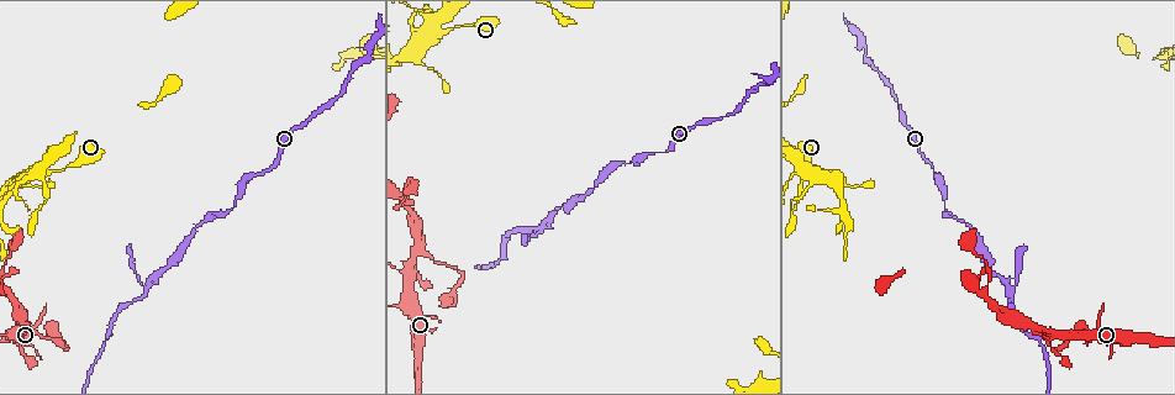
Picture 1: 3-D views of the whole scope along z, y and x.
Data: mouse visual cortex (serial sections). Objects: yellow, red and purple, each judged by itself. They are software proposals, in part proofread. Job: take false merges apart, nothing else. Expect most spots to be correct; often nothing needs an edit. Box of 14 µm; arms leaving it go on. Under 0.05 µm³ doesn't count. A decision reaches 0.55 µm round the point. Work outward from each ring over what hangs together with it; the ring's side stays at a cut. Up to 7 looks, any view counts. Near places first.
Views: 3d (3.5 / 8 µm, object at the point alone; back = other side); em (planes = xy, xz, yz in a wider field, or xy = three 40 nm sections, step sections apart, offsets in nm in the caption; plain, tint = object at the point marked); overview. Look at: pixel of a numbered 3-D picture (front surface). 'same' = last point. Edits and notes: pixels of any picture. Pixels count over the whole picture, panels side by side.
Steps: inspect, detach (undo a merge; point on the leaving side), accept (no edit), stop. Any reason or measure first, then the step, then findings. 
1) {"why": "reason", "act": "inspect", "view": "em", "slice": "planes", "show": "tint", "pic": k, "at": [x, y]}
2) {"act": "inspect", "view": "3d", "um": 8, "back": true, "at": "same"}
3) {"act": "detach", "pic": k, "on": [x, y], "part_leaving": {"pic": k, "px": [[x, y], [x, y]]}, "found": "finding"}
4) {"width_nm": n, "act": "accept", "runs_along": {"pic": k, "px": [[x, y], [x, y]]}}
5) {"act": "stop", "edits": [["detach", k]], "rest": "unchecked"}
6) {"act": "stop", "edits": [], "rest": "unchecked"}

{"why": "thin arm on a thick one", "act": "inspect", "view": "3d", "um": 8, "pic": 1, "at": [807, 171]}

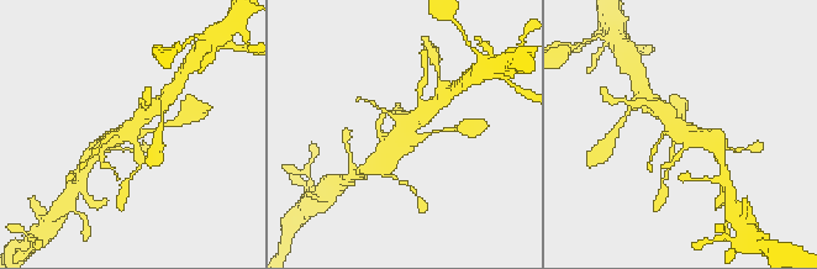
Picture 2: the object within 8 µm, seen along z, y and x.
{"act": "inspect", "view": "em", "slice": "xy", "step": 1, "show": "tint", "pic": 2, "at": [129, 133]}

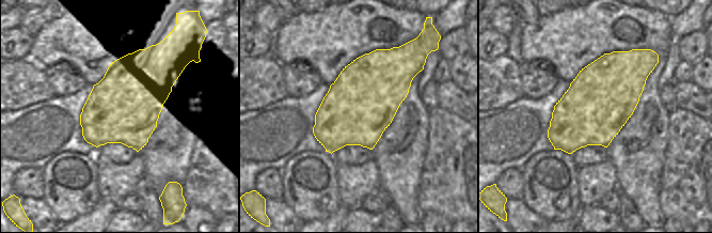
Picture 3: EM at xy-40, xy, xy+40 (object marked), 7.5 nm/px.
{"width_nm": 550, "act": "accept", "runs_along": {"pic": 2, "px": [[438, 130], [400, 141], [380, 162]]}, "found": "continuous, no second cell"}

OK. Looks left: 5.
{"why": "calibre changes", "act": "inspect", "view": "3d", "um": 8, "back": true, "pic": 1, "at": [27, 323]}

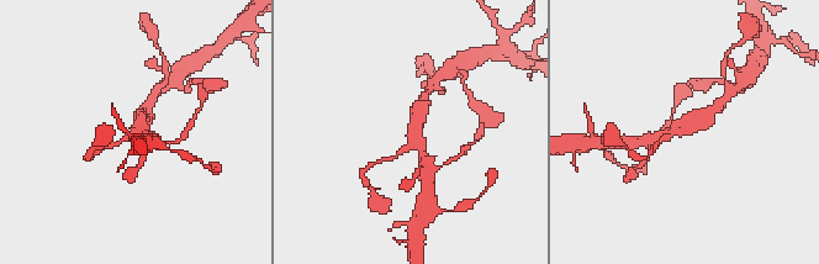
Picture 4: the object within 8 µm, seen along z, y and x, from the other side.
{"arms": 3, "arm_widths_nm": [200, 300, 500], "act": "inspect", "view": "em", "slice": "xy", "step": 1, "show": "tint", "pic": 4, "at": [684, 129]}

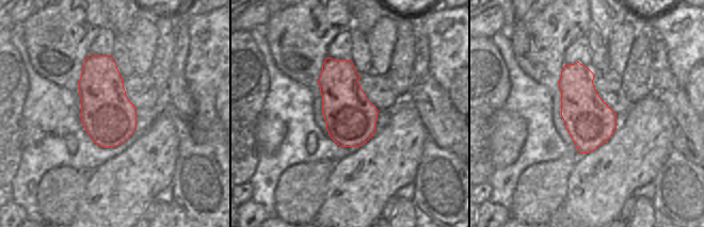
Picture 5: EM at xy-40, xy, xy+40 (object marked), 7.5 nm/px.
{"act": "accept", "runs_along": {"pic": 4, "px": [[653, 138], [706, 120], [712, 111]]}, "found": "one cell here"}

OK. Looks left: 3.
{"why": "abrupt turn", "act": "inspect", "view": "3d", "um": 3.5, "pic": 1, "at": [63, 347]}

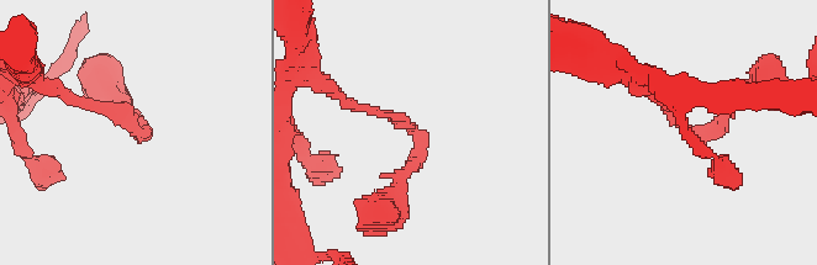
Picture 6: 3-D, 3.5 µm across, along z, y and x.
{"arm_widths_nm": [150, 150], "act": "inspect", "view": "em", "slice": "xy", "step": 5, "show": "tint", "pic": 6, "at": [143, 132]}

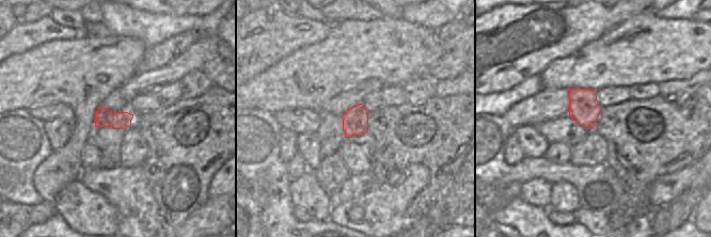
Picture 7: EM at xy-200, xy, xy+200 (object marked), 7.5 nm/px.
{"act": "accept", "runs_along": {"pic": 6, "px": [[354, 105], [418, 136], [396, 200]]}, "found": "all the same cell"}

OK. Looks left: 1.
{"act": "stop", "edits": [], "rest": "unchecked"}

